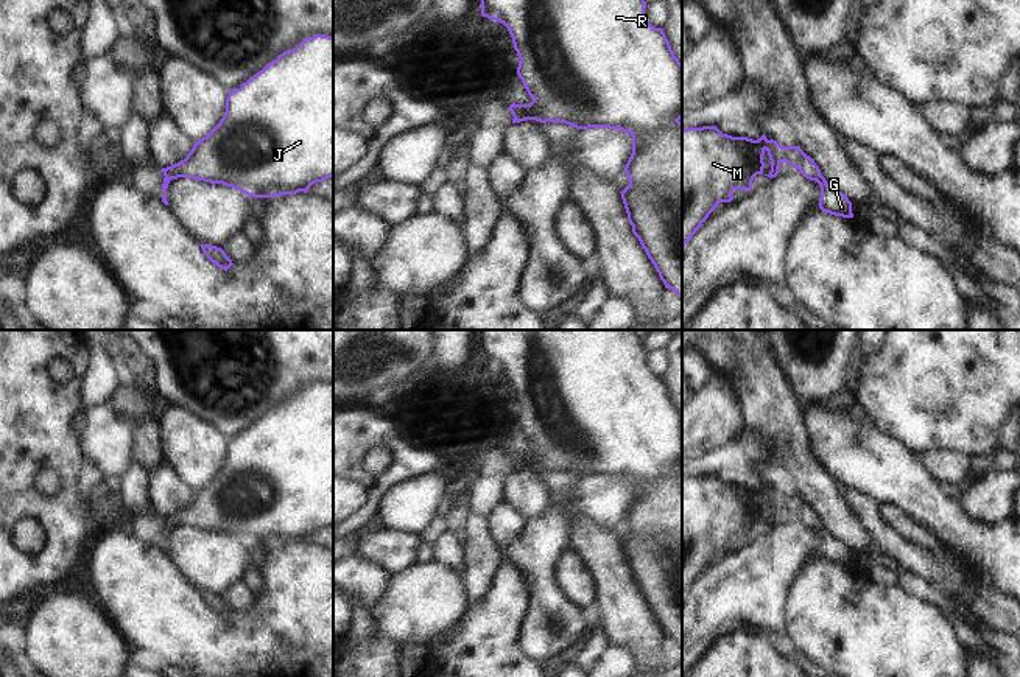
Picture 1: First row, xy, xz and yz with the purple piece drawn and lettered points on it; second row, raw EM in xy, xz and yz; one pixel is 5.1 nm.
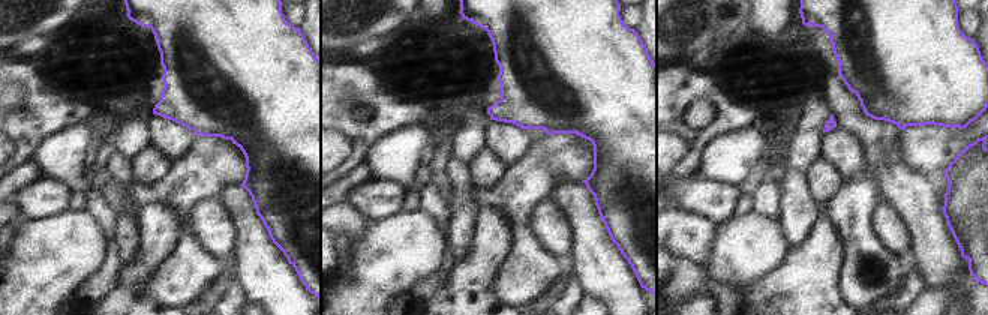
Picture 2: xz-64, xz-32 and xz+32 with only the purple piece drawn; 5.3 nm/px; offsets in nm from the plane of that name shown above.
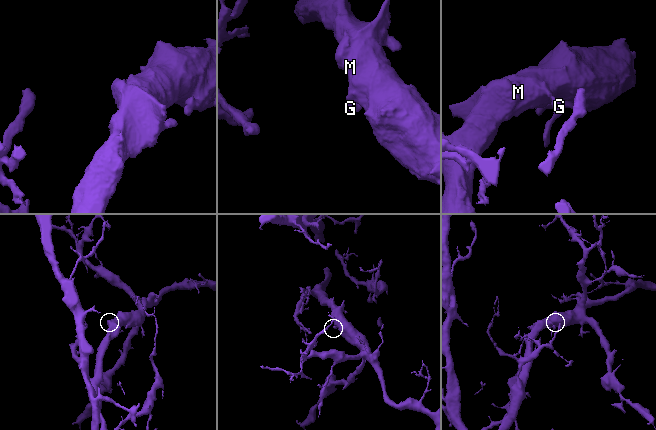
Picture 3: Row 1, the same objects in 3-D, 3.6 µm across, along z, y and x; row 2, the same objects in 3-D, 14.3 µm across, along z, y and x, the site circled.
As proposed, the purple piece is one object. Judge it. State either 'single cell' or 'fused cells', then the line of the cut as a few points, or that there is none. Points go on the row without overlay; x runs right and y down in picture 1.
single cell | no cut

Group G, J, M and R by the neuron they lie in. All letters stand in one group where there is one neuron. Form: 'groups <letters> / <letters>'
groups G J M R

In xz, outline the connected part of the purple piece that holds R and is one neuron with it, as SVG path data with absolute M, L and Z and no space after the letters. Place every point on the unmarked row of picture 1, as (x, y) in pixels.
M478 330L481 364L503 372L519 403L517 423L522 428L528 444L533 447L529 453L509 454L512 472L536 468L540 472L565 472L576 478L609 476L629 481L632 484L632 503L624 515L629 534L620 540L632 574L632 582L638 587L648 607L659 621L665 637L682 644L682 412L674 405L671 394L662 377L652 375L645 363L646 350L643 339L631 330Z

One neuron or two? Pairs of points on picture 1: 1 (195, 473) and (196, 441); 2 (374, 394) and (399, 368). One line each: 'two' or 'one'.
1: one
2: one

